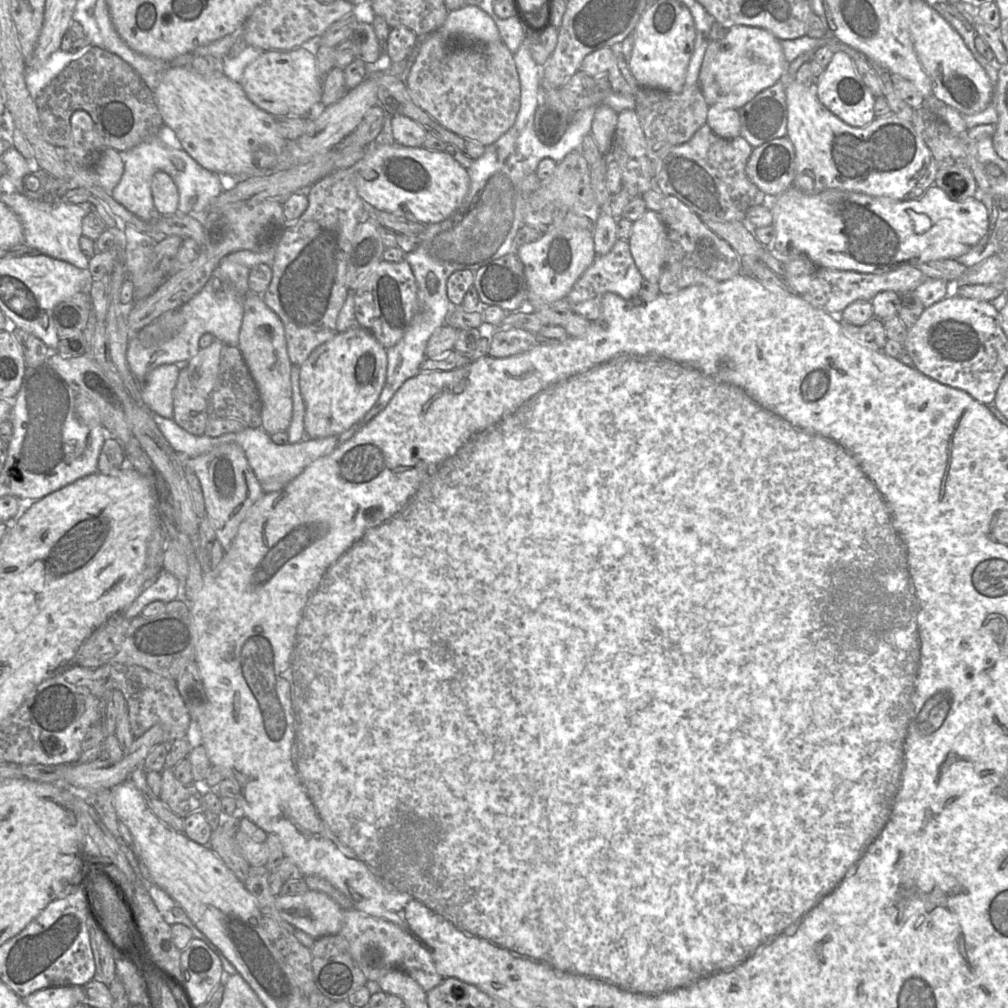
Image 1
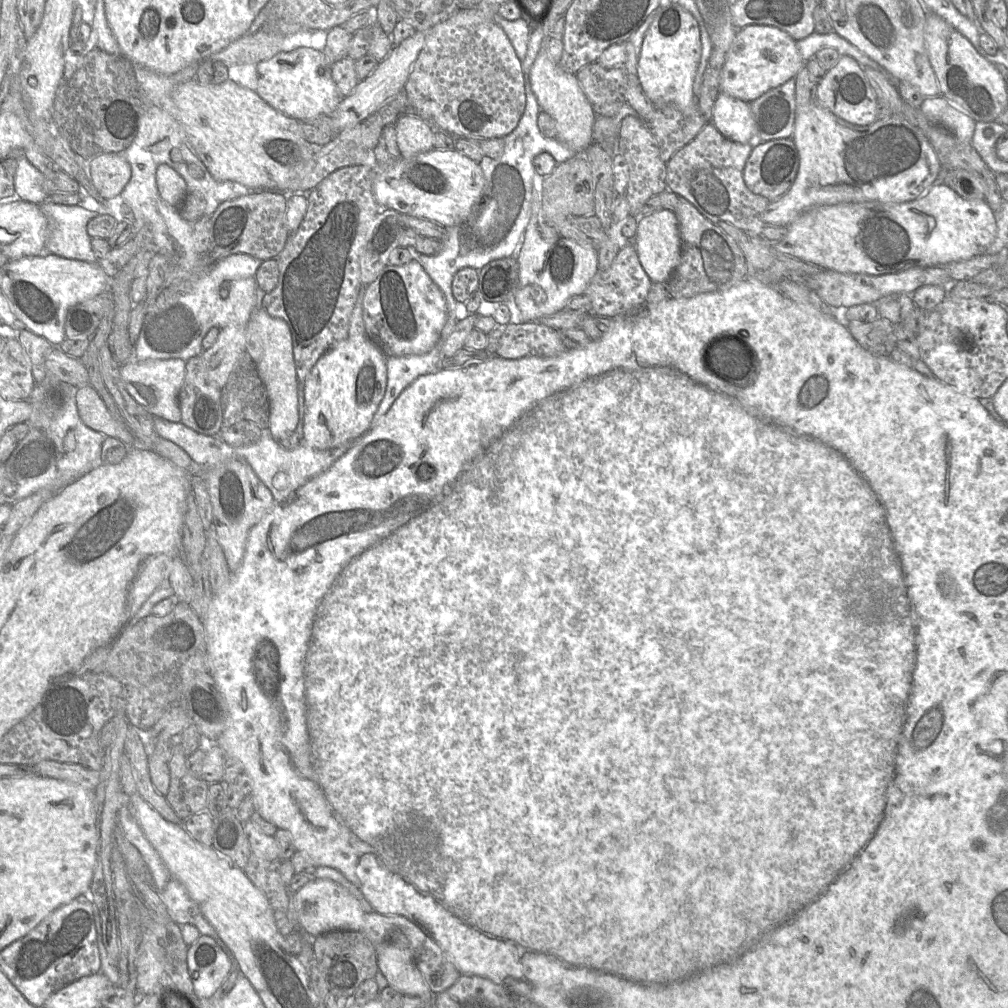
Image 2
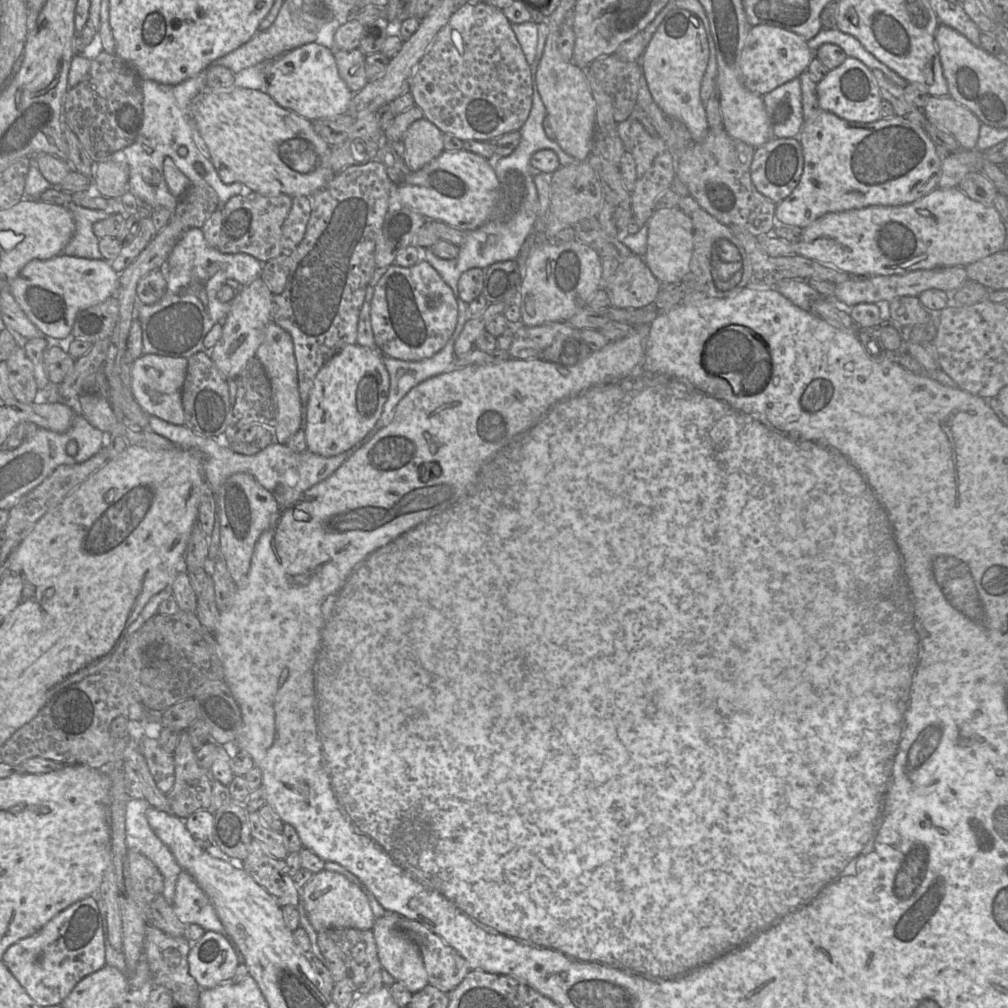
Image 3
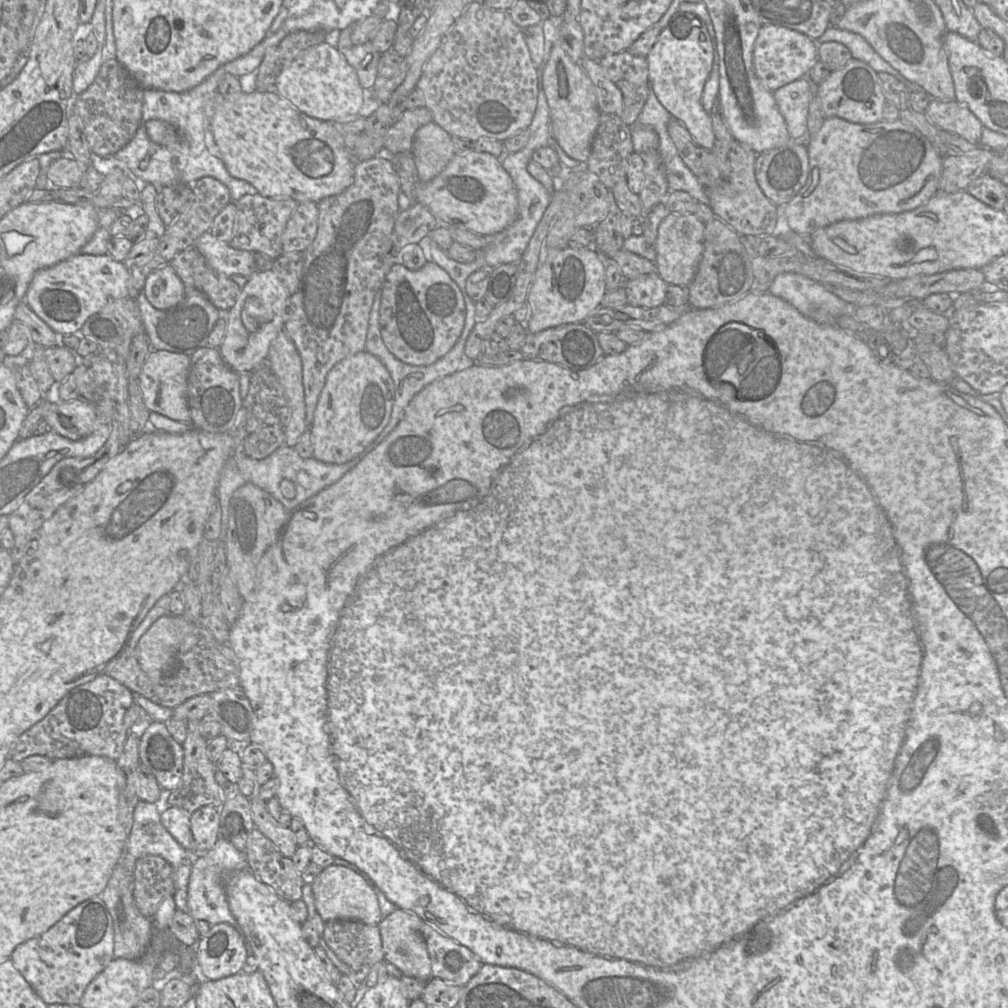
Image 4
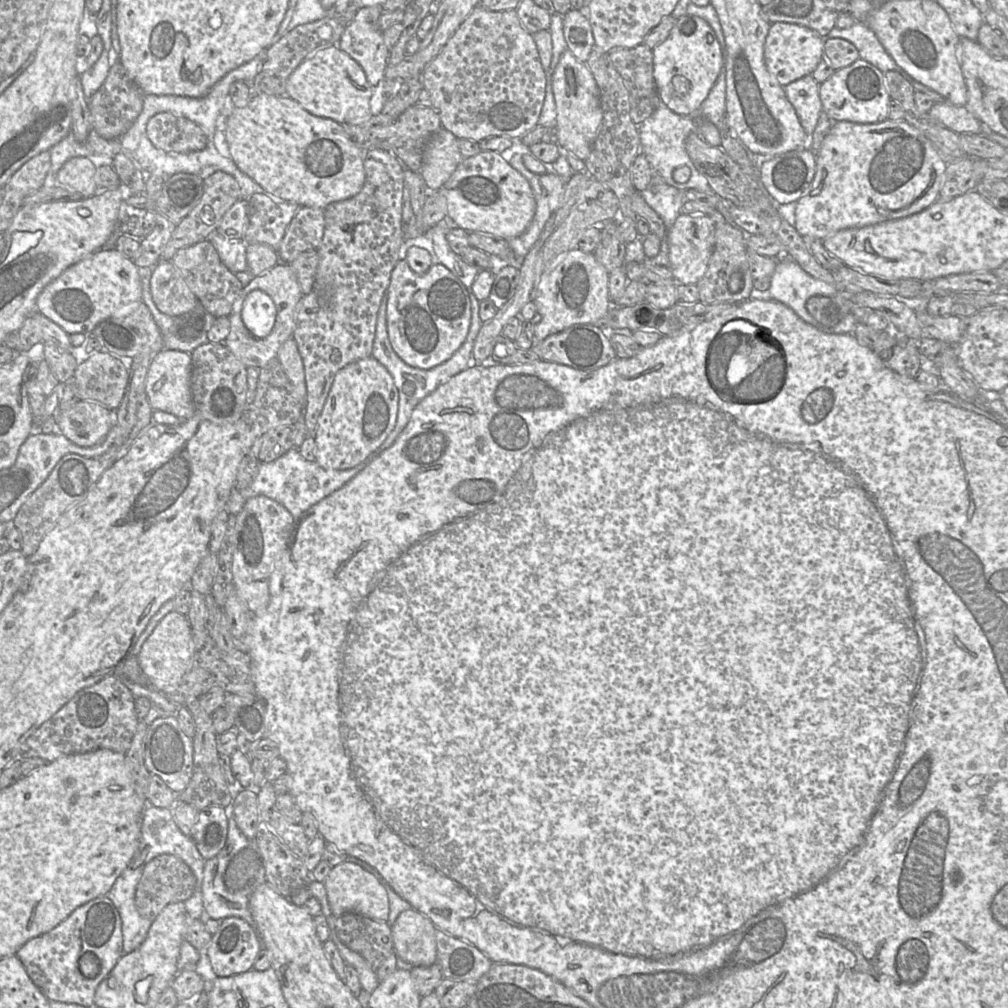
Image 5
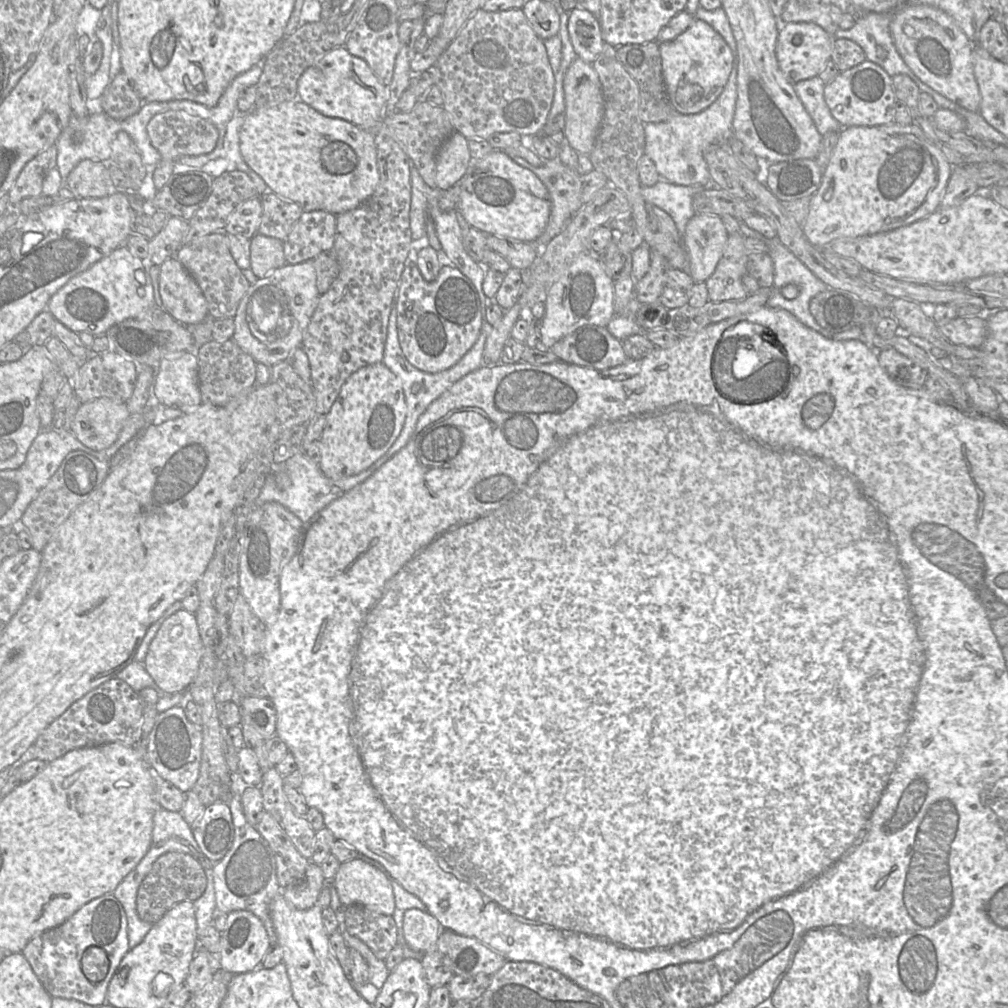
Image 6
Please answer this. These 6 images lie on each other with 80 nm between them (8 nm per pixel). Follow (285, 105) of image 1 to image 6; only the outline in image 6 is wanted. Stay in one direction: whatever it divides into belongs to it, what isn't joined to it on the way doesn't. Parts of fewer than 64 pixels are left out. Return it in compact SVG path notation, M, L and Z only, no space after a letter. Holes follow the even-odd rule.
M345 47L335 48L308 67L298 80L298 98L324 116L339 118L362 128L368 128L384 118L388 86L383 85L363 59L352 55Z

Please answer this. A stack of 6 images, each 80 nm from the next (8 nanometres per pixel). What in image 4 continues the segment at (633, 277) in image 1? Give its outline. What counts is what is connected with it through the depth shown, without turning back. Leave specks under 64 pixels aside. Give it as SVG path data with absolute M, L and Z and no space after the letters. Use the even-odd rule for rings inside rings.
M650 273L635 279L627 279L620 287L625 288L628 304L657 307L665 303L668 284L658 273Z

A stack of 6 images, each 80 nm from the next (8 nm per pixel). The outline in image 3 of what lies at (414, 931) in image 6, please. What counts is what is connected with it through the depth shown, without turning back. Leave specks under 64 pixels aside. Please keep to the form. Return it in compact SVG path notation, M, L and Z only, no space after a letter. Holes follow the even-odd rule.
M387 912L386 915L375 920L372 931L382 969L389 972L395 981L402 983L414 994L428 984L428 976L419 947L409 934L399 927L401 918L403 916L399 914Z

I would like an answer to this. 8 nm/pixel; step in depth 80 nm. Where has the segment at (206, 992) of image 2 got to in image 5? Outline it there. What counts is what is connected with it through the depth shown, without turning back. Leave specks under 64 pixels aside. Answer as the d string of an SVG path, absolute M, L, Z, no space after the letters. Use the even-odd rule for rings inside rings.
M228 917L221 920L205 953L212 974L226 977L252 970L262 948L253 925L239 917Z

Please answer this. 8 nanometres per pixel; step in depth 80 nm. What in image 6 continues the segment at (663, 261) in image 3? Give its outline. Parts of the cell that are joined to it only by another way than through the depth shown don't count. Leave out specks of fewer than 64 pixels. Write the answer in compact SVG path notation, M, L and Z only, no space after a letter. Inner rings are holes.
M696 214L688 221L683 243L689 258L687 272L695 283L705 282L713 274L728 236L719 215Z

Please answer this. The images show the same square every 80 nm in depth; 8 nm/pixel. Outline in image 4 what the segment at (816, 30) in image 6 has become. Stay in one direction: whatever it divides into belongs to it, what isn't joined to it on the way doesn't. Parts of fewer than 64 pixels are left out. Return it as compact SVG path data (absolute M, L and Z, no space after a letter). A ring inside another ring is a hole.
M763 24L753 48L753 66L757 77L770 91L799 78L808 77L818 61L818 43L807 35L779 25Z

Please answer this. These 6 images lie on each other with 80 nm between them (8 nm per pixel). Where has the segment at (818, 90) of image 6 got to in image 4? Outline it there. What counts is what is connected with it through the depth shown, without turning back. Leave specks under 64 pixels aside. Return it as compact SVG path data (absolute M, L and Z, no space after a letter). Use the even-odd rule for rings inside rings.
M808 77L799 78L773 91L779 112L784 118L791 139L807 145L810 134L807 128L808 108L814 85Z

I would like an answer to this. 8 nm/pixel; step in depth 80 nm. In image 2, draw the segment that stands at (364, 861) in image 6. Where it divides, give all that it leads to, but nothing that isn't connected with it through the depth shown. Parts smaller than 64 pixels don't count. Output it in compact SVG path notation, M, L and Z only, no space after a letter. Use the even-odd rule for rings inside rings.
M311 878L299 891L292 893L291 904L300 926L312 938L330 931L359 931L365 912L360 902L340 884L320 878Z

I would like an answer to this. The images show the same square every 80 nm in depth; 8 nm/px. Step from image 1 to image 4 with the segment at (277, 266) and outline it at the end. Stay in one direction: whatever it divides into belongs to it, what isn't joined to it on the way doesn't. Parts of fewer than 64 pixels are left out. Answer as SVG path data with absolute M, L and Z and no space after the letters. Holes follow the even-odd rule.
M375 156L362 162L356 162L353 183L343 192L337 195L326 197L317 203L319 210L317 234L312 244L303 251L305 254L304 266L300 275L300 281L298 282L298 288L294 293L290 294L284 324L284 331L295 344L302 360L304 400L308 430L312 424L318 400L325 386L327 375L330 370L343 359L366 350L366 337L372 305L378 292L381 292L387 274L392 266L396 263L395 248L393 244L393 231L395 221L400 212L398 202L400 190L400 180L392 162L386 158Z

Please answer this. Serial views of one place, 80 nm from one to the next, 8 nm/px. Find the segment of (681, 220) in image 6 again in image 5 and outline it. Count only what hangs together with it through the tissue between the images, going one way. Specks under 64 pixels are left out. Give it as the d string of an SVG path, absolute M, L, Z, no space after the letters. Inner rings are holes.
M665 182L650 185L640 194L663 220L666 229L669 229L681 214L680 208L683 200L683 191Z

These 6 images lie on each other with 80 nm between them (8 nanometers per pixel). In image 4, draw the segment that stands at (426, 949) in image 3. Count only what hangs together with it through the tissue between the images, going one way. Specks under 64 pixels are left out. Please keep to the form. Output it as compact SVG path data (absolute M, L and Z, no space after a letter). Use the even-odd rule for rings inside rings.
M423 924L421 932L431 960L433 978L463 987L482 966L480 959L467 947Z

